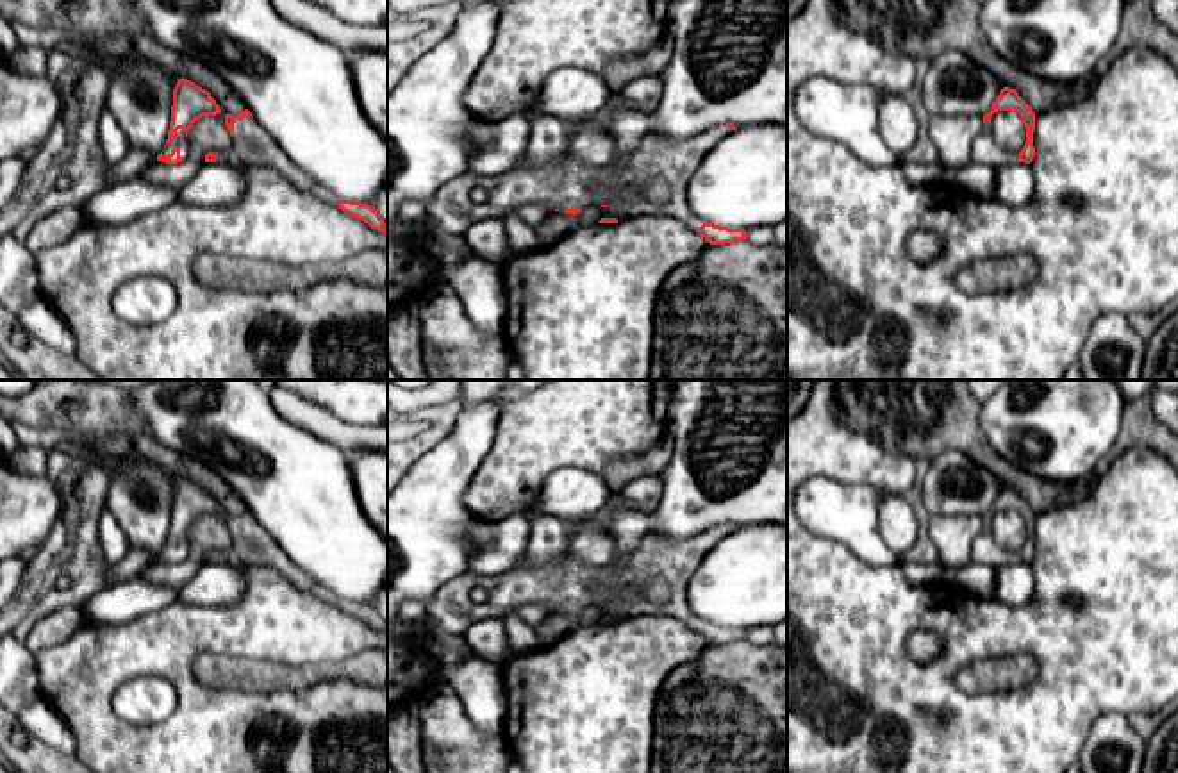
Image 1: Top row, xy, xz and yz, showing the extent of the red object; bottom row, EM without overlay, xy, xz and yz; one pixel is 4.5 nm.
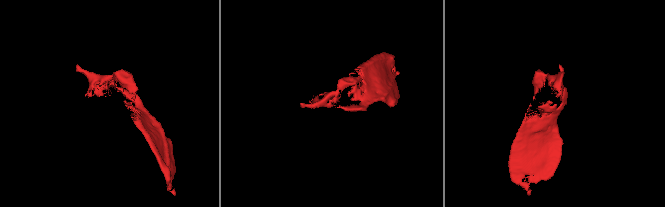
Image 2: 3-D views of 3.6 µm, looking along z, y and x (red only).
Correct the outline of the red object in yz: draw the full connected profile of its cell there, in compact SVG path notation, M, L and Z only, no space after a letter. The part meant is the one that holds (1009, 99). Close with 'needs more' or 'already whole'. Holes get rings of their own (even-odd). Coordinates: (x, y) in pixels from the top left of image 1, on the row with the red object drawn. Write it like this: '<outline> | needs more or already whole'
M1003 87L992 102L991 111L983 116L983 130L971 145L971 161L992 168L1016 162L1030 164L1035 157L1033 132L1035 112L1032 107L1019 96L1016 89ZM998 111L1016 111L1023 118L1023 125L1026 129L1026 143L1019 154L1008 152L996 143L991 129L991 118Z | needs more

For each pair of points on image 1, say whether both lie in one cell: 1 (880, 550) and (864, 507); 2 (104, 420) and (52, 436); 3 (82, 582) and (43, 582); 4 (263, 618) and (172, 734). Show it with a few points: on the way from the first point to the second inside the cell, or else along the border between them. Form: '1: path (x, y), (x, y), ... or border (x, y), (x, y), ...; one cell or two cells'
1: path (870, 540), (864, 534), (864, 518); one cell
2: path (91, 420), (68, 420), (65, 423); one cell
3: path (74, 573), (52, 573); one cell
4: path (223, 631), (211, 631), (186, 656), (186, 695); one cell

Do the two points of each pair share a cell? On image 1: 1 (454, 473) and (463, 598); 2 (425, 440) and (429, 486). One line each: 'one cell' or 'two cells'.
1: two cells
2: two cells

